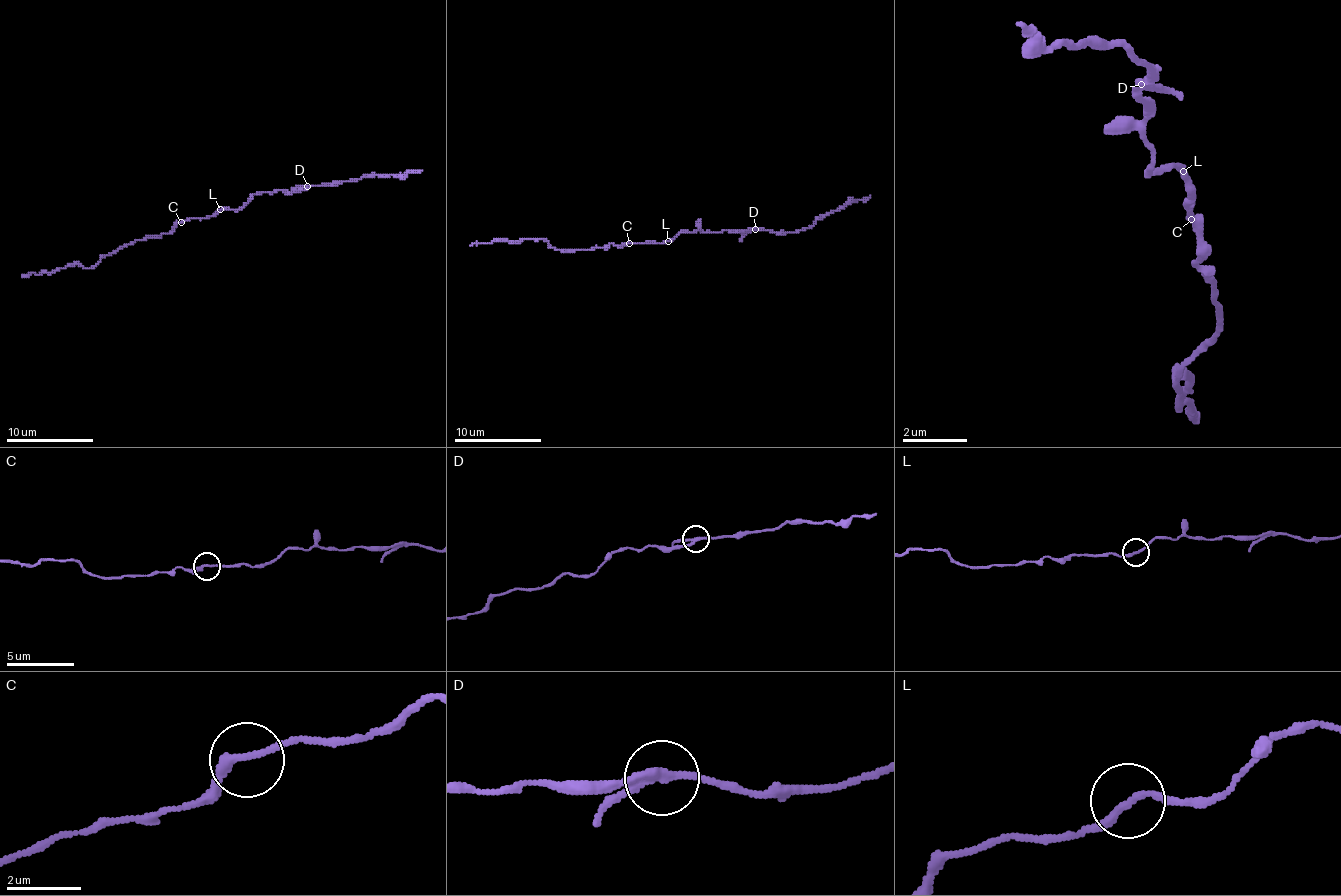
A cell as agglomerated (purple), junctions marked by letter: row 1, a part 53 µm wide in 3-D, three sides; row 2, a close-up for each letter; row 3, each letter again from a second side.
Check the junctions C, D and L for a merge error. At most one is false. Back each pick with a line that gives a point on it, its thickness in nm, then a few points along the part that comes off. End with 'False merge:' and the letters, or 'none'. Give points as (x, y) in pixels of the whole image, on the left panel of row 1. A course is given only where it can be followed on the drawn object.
D: Place: (307, 186). Thickness 240 nm. Course of the part to remove: (307, 185), (350, 181), (370, 175), (422, 170)
False merge: D

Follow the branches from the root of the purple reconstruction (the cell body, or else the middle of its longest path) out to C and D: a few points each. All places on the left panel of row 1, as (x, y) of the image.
C: (220, 212), (181, 222)
D: (220, 212), (239, 209), (255, 194), (276, 190), (300, 192), (307, 185)

